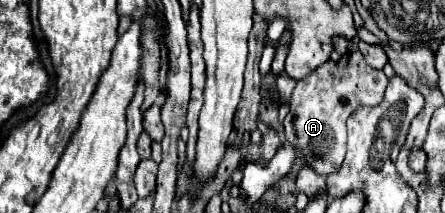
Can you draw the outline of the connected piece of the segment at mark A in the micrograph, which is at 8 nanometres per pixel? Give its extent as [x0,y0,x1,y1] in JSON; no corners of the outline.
[284,51,388,175]

